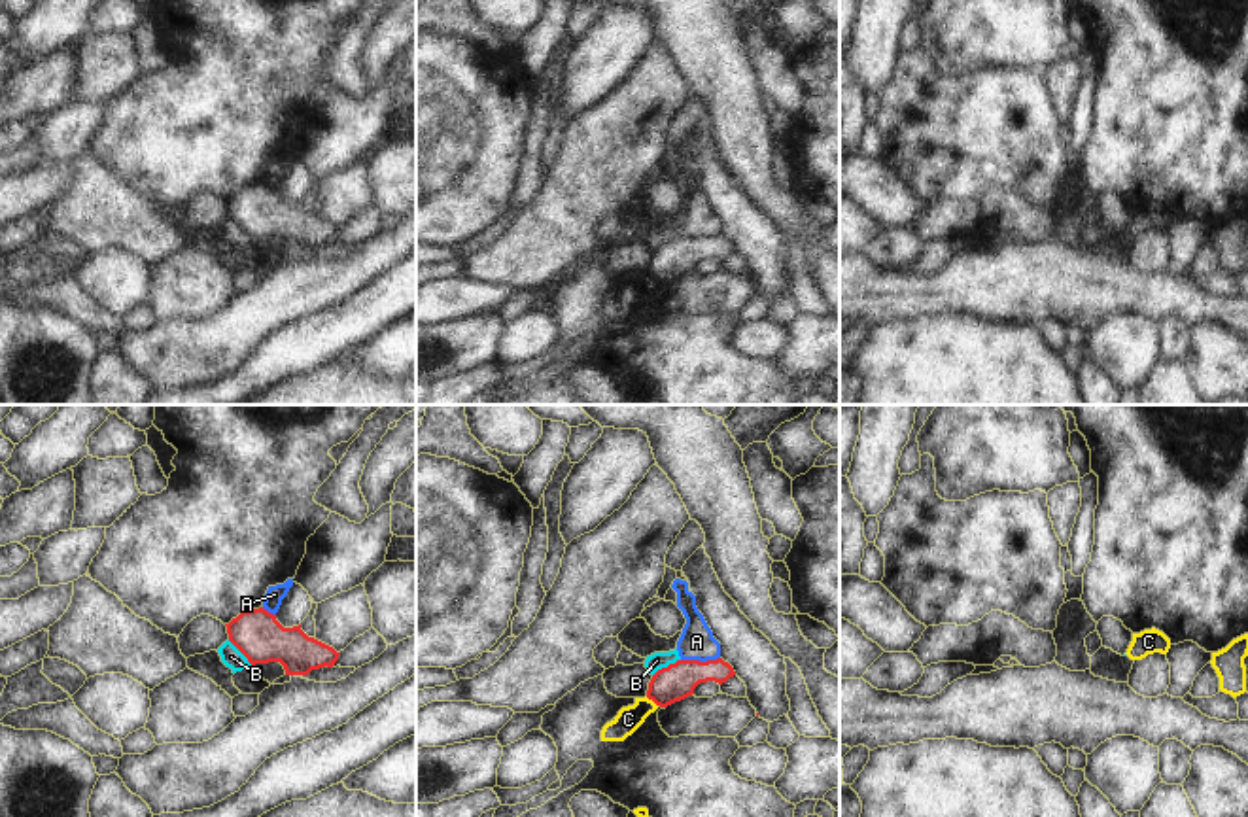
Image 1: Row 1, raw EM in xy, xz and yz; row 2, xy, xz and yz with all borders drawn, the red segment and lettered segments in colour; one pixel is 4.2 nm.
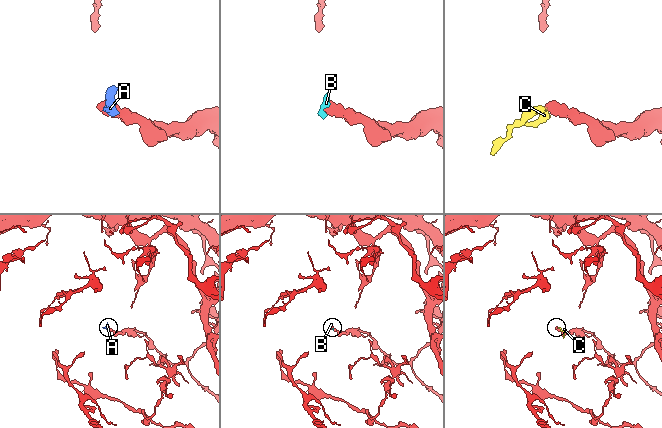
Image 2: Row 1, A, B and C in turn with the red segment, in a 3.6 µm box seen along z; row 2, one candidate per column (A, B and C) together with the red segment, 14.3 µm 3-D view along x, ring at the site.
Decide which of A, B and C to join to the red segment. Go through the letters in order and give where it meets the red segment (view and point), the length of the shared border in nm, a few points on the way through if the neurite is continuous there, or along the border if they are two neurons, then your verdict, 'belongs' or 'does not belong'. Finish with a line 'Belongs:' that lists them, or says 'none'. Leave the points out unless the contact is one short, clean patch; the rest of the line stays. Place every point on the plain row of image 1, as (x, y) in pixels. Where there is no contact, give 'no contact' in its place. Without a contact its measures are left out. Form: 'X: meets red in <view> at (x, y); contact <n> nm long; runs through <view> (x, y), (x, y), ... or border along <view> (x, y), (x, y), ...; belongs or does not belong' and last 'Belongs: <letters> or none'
A: meets red in xz at (698, 237); contact 170 nm long; border along xz (719, 233), (681, 237); does not belong
B: meets red in xz at (668, 243); contact 140 nm long; border along xz (679, 235), (662, 243), (653, 252); does not belong
C: meets red in xz at (651, 275); contact 70 nm long; border along xz (645, 273), (657, 282); does not belong
Belongs: none

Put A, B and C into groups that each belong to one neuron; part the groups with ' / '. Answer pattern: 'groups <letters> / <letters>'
groups A / B C

